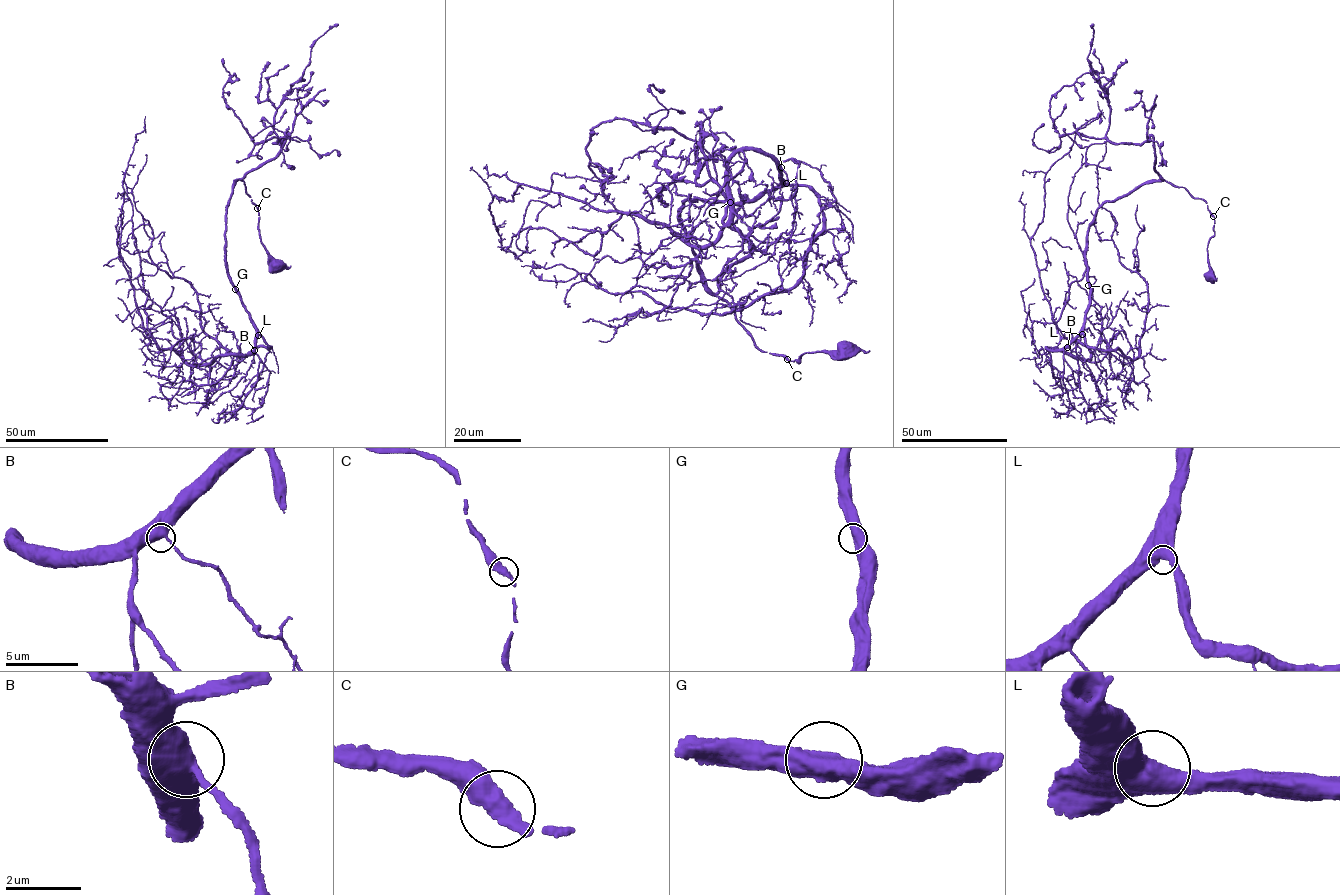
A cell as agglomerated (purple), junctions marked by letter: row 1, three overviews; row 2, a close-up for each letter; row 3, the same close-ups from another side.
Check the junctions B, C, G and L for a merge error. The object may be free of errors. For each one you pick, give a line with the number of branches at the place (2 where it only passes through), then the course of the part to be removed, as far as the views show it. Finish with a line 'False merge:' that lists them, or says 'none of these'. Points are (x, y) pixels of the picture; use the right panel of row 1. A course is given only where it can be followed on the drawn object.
False merge: none of these

